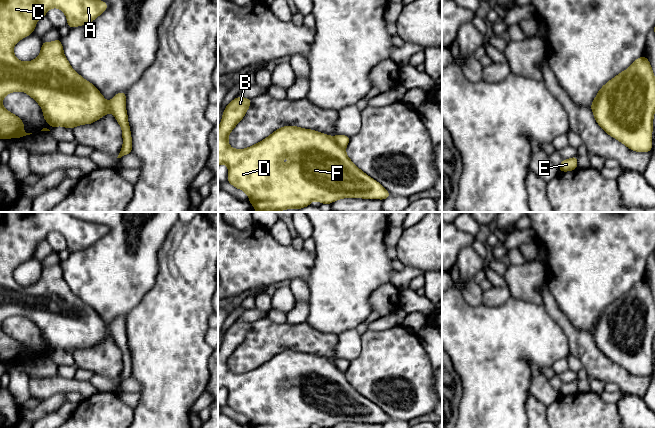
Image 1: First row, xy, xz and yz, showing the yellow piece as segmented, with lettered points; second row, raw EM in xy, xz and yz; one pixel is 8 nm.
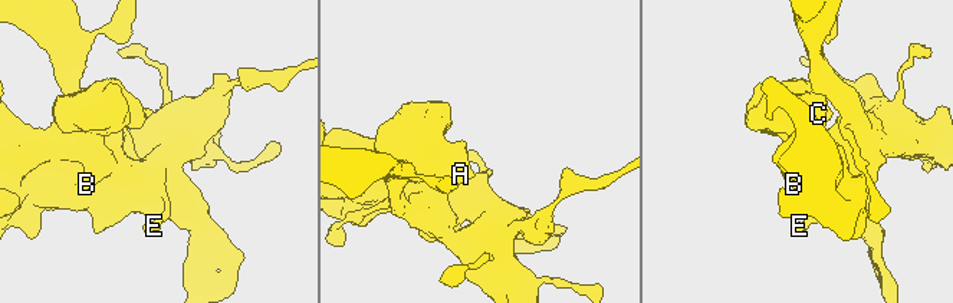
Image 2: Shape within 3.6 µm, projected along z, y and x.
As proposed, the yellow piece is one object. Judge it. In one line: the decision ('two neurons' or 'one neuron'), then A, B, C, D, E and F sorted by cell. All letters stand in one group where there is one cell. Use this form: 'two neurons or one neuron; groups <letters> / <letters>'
one neuron; groups A B C D E F

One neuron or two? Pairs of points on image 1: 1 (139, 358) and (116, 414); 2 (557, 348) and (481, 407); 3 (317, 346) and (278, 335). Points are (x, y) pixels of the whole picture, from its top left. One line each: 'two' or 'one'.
1: two
2: one
3: one

